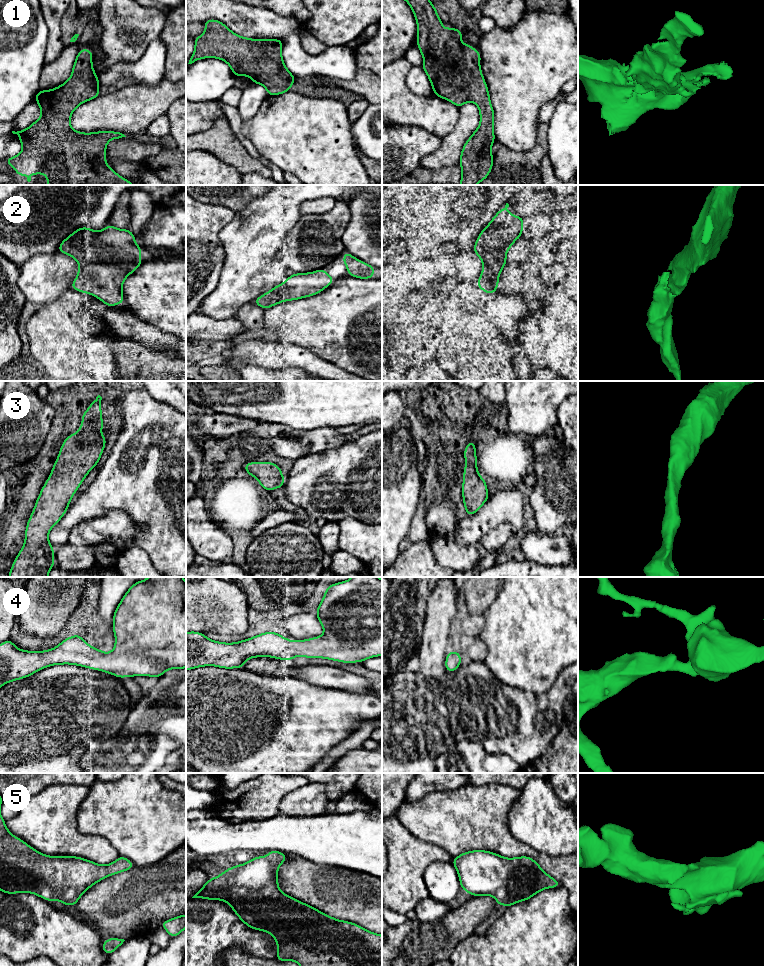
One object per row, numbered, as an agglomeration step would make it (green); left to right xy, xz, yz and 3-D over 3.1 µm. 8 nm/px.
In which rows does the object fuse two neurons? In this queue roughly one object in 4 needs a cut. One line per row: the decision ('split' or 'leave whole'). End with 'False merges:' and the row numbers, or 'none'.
1: leave whole
2: leave whole
3: leave whole
4: leave whole
5: leave whole
False merges: none

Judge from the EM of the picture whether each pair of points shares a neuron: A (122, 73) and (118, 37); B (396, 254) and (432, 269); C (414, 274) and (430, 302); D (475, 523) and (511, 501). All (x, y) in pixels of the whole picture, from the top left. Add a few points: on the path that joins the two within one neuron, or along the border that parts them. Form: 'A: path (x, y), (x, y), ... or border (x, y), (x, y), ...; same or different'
A: border (143, 52), (134, 61), (115, 62), (100, 72); different
B: border (409, 259), (402, 266), (392, 266); different
C: border (440, 281), (426, 288), (409, 292), (401, 297); different
D: path (484, 520), (502, 507); same

